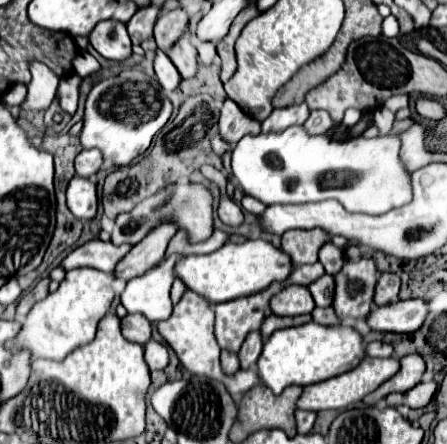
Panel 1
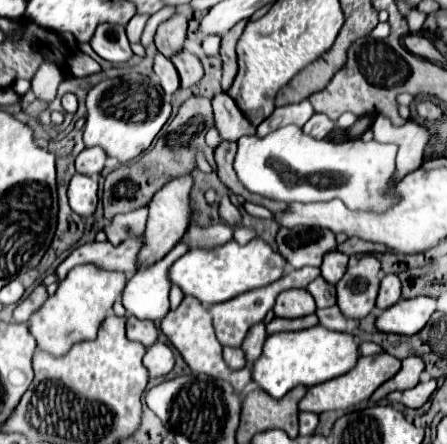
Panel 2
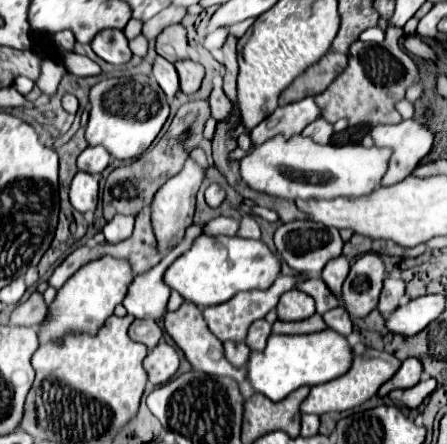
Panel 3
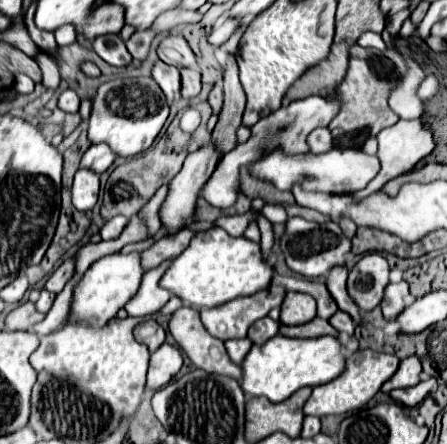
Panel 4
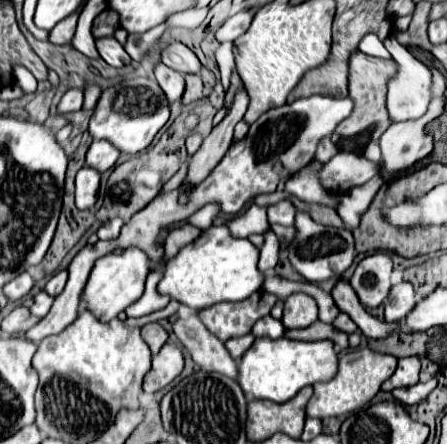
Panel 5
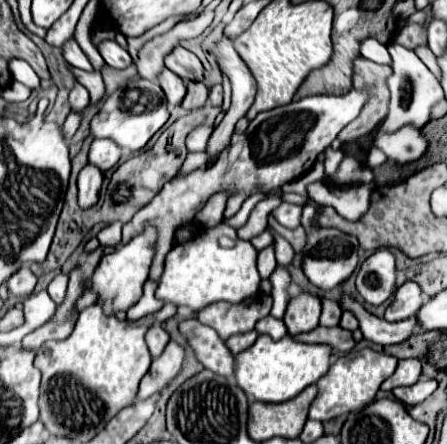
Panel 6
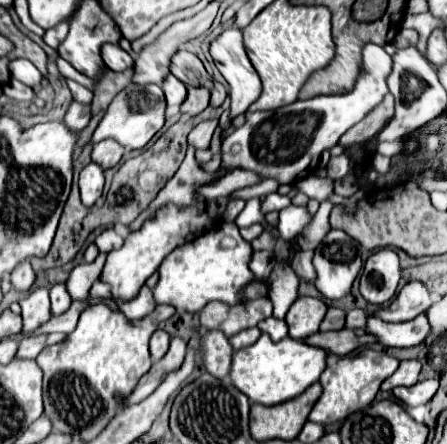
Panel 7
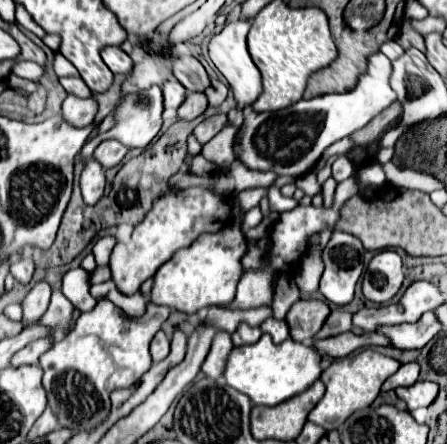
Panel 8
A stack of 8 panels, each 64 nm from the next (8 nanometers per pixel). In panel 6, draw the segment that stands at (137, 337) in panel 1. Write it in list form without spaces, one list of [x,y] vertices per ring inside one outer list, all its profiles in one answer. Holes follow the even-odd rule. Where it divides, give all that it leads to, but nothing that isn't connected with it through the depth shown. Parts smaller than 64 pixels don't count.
[[[152,324],[152,328],[148,328],[148,332],[146,332],[146,344],[148,344],[148,348],[150,348],[150,354],[156,358],[156,356],[160,356],[162,354],[162,350],[166,348],[166,344],[168,344],[168,332],[160,326],[160,324]]]

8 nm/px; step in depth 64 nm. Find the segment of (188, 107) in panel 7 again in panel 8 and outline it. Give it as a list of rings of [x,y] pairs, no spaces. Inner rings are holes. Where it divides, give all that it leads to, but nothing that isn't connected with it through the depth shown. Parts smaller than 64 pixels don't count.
[[[188,92],[184,104],[178,108],[178,118],[194,120],[208,108],[208,98],[204,92]]]

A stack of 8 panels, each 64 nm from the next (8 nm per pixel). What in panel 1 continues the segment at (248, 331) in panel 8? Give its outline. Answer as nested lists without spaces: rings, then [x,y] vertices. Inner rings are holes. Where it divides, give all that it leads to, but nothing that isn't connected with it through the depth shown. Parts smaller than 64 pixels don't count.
[[[222,352],[220,356],[220,366],[224,370],[224,374],[234,374],[240,370],[240,362],[238,362],[238,356],[236,354],[230,354],[230,352]]]

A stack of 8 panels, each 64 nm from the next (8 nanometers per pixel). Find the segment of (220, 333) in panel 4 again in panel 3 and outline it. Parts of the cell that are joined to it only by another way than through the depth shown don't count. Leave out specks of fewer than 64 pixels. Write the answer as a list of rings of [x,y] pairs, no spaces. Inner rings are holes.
[[[302,272],[302,274],[296,274],[296,276],[278,276],[278,280],[274,280],[274,284],[270,288],[266,288],[266,290],[240,292],[240,294],[236,294],[234,298],[230,298],[224,304],[216,304],[216,306],[204,308],[204,318],[208,322],[208,328],[218,336],[220,342],[244,342],[250,324],[260,320],[260,318],[264,318],[270,310],[274,310],[276,304],[278,304],[280,294],[296,288],[296,284],[300,284],[300,282],[308,280],[308,278],[312,278],[310,272]]]

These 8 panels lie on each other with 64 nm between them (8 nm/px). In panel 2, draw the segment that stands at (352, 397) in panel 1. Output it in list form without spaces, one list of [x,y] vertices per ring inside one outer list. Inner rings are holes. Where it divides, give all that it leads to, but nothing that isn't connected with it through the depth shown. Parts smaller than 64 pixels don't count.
[[[390,354],[362,356],[362,358],[358,360],[358,364],[356,364],[350,372],[346,372],[346,374],[342,374],[342,376],[338,376],[338,378],[332,378],[332,380],[328,380],[328,382],[310,386],[310,388],[306,390],[306,396],[300,400],[298,408],[300,408],[300,410],[306,410],[306,412],[316,412],[316,414],[322,414],[322,412],[326,412],[326,410],[346,410],[346,408],[352,406],[352,404],[358,404],[358,402],[362,402],[362,400],[368,400],[368,398],[372,396],[372,392],[374,392],[380,384],[384,384],[386,380],[390,380],[398,370],[400,370],[400,360],[394,358],[394,356],[390,356]]]

